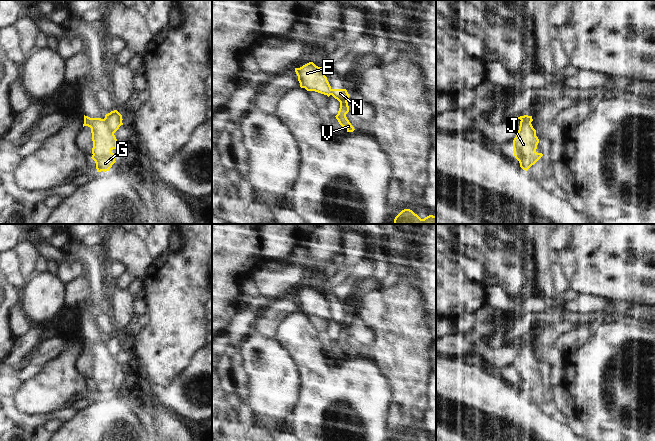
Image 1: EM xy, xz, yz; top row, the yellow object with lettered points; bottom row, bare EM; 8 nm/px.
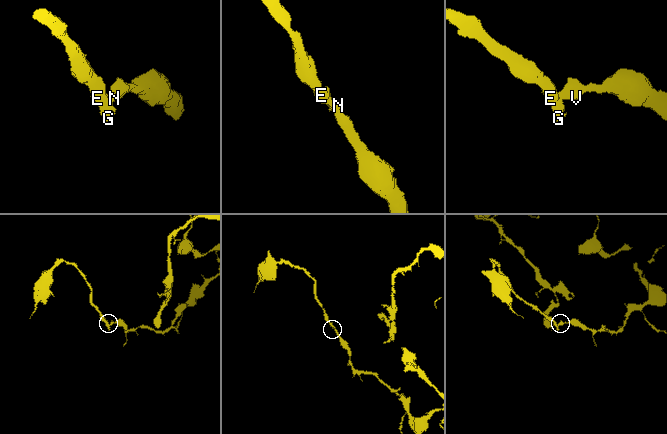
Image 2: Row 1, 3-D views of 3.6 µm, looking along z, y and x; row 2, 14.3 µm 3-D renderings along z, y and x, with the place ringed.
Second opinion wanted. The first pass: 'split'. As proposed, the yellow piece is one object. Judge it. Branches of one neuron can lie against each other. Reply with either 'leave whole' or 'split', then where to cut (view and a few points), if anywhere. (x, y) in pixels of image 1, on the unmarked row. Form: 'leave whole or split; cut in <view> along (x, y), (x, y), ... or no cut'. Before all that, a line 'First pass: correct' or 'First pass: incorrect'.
First pass: correct
split; cut in xy along (104, 342), (106, 350), (113, 357)

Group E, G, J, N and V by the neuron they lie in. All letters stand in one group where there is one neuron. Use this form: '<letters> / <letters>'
E G J / N V

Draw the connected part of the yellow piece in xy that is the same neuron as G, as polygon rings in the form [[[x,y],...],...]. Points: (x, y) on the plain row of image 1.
[[[84,339],[84,350],[91,352],[92,357],[92,383],[96,387],[97,396],[109,395],[116,386],[116,378],[112,377],[113,373],[117,374],[117,363],[105,347],[105,343],[90,342]]]

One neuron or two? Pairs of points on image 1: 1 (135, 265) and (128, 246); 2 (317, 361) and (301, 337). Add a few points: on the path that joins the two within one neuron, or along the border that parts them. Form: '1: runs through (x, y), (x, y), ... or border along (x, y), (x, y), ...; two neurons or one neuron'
1: runs through (135, 260), (131, 251); one neuron
2: runs through (311, 355), (303, 343); one neuron

